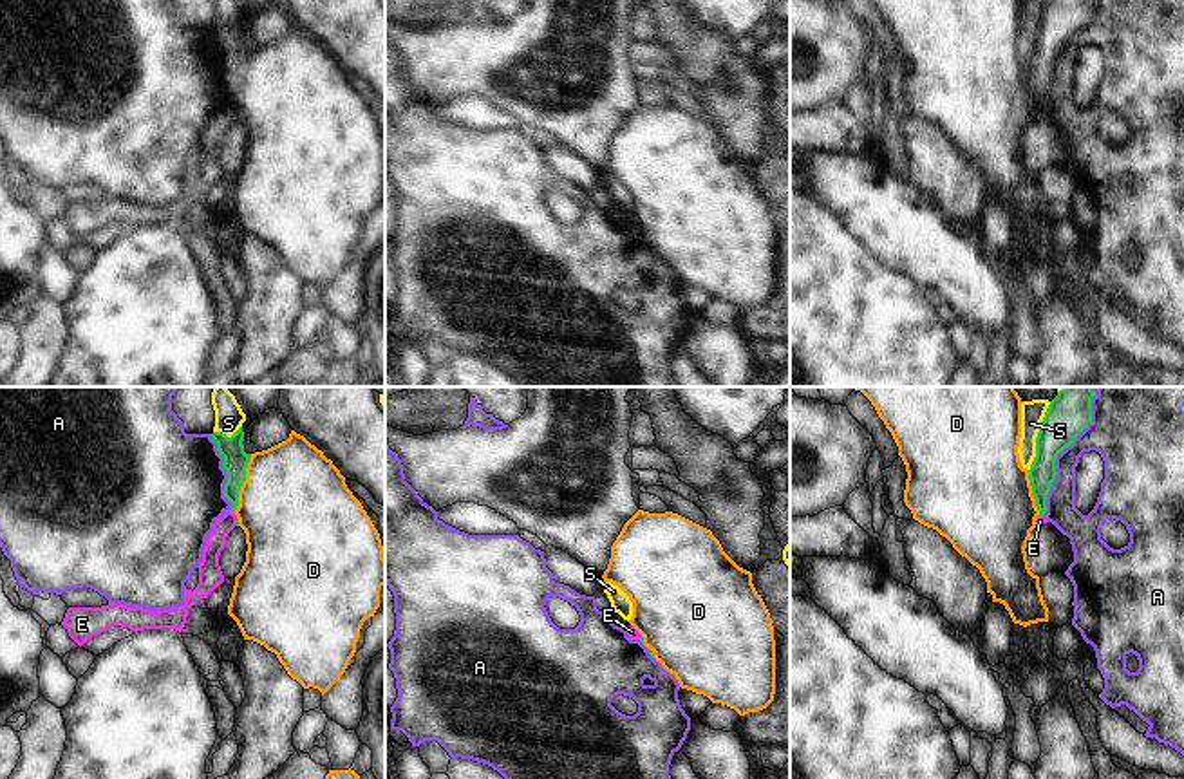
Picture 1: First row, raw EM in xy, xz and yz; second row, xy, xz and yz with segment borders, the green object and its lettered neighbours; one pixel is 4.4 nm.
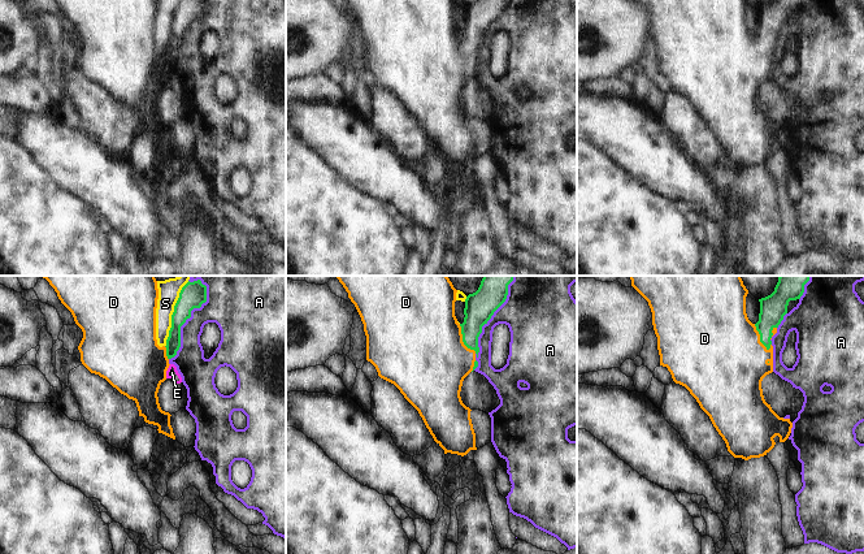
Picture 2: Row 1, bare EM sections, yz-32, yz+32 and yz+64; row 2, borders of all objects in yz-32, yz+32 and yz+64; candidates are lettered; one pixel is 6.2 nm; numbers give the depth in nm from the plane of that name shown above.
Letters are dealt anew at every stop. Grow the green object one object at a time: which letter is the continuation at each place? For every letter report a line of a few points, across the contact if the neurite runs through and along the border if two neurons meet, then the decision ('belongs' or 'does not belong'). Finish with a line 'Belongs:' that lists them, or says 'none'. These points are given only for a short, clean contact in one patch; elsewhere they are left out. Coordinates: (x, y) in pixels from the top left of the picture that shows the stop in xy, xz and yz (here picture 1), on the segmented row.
A: does not belong
D: line xy (235, 459), (243, 469), (243, 481), (255, 481), (293, 505); belongs
E: line xy (235, 519), (237, 525); does not belong
S: does not belong
Belongs: D

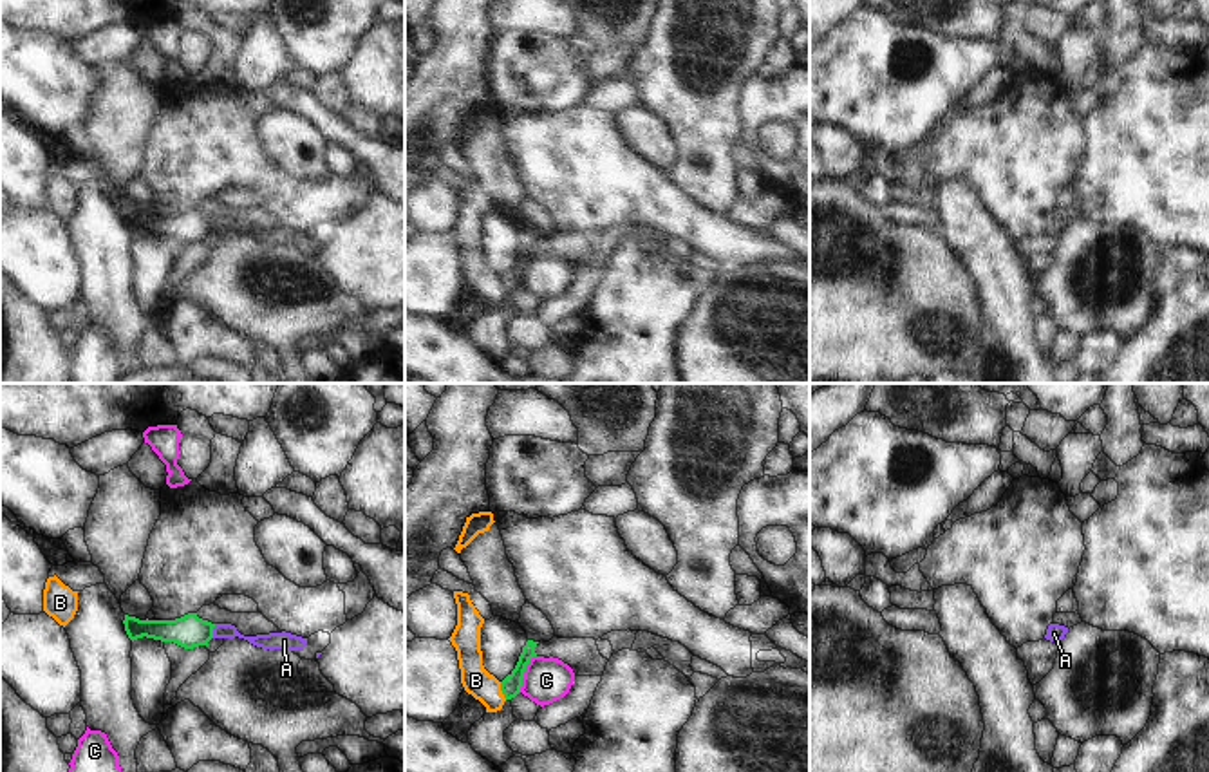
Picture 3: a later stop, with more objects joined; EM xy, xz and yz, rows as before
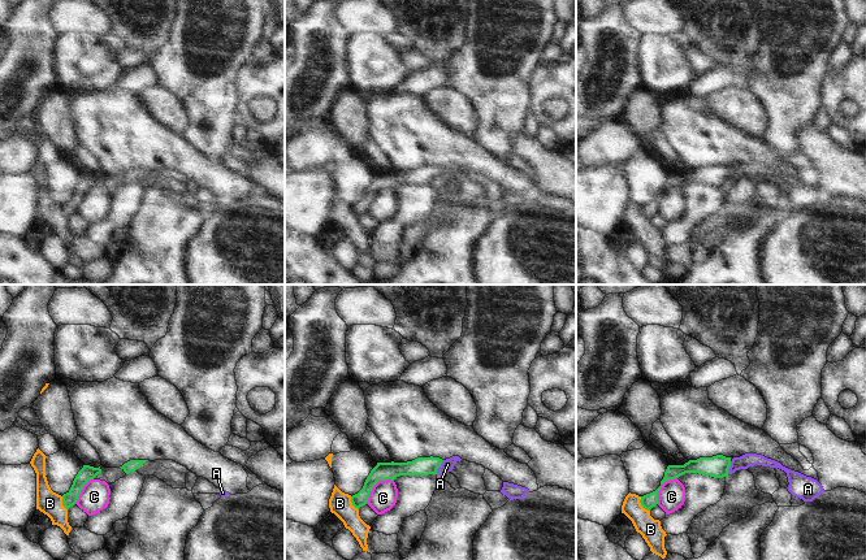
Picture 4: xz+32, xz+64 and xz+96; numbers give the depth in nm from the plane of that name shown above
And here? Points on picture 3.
A: line xy (188, 631), (212, 631), (221, 630); belongs
B: line xz (499, 682), (499, 689), (506, 698); does not belong
C: line xz (535, 655), (526, 666), (519, 691); does not belong
Belongs: A

